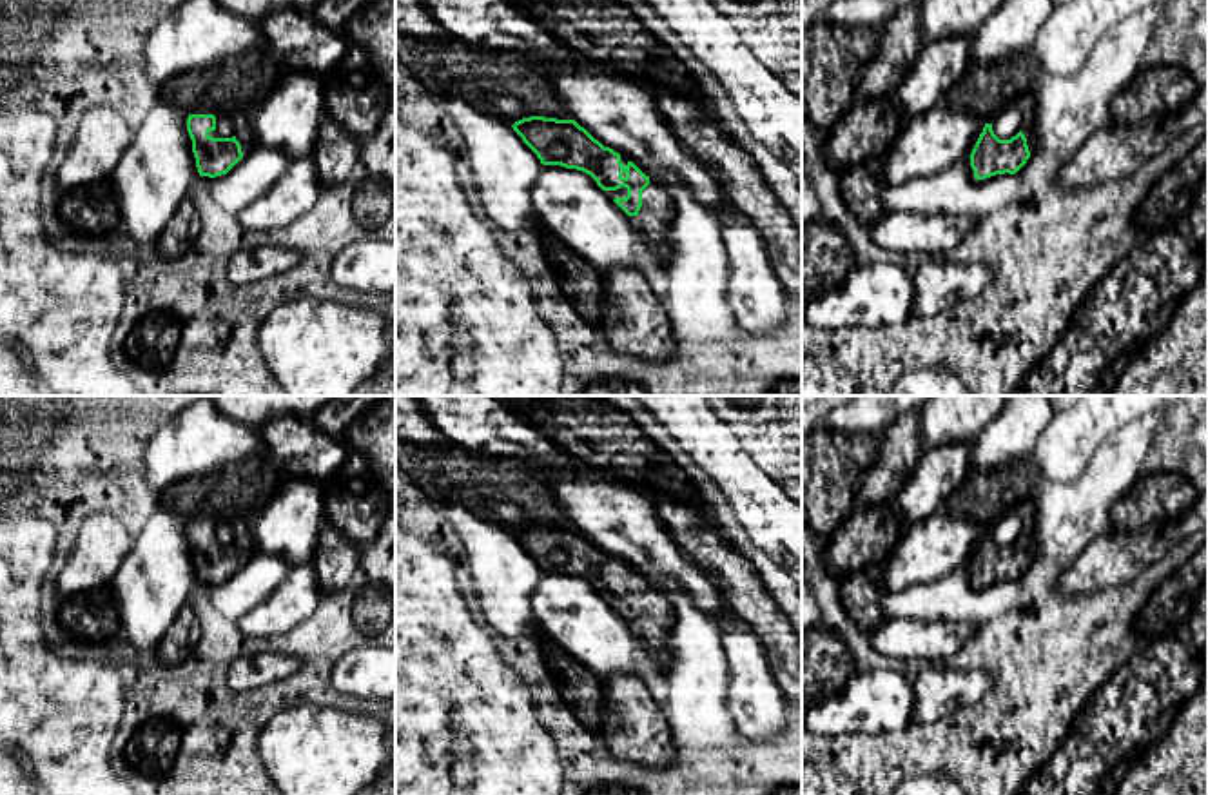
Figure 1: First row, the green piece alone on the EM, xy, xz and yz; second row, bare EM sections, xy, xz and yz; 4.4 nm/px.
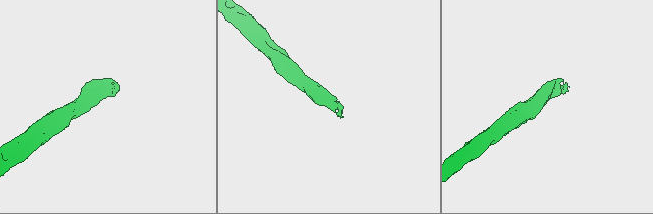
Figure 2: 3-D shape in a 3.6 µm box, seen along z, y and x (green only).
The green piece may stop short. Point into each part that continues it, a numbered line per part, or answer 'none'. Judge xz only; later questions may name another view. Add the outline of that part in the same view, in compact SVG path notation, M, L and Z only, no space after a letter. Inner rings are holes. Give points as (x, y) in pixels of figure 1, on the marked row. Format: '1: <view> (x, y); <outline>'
1: xz (657, 211); M649 178L642 191L642 207L637 216L628 216L633 229L640 232L649 250L662 261L669 260L667 229L675 218L675 205L669 194Z

